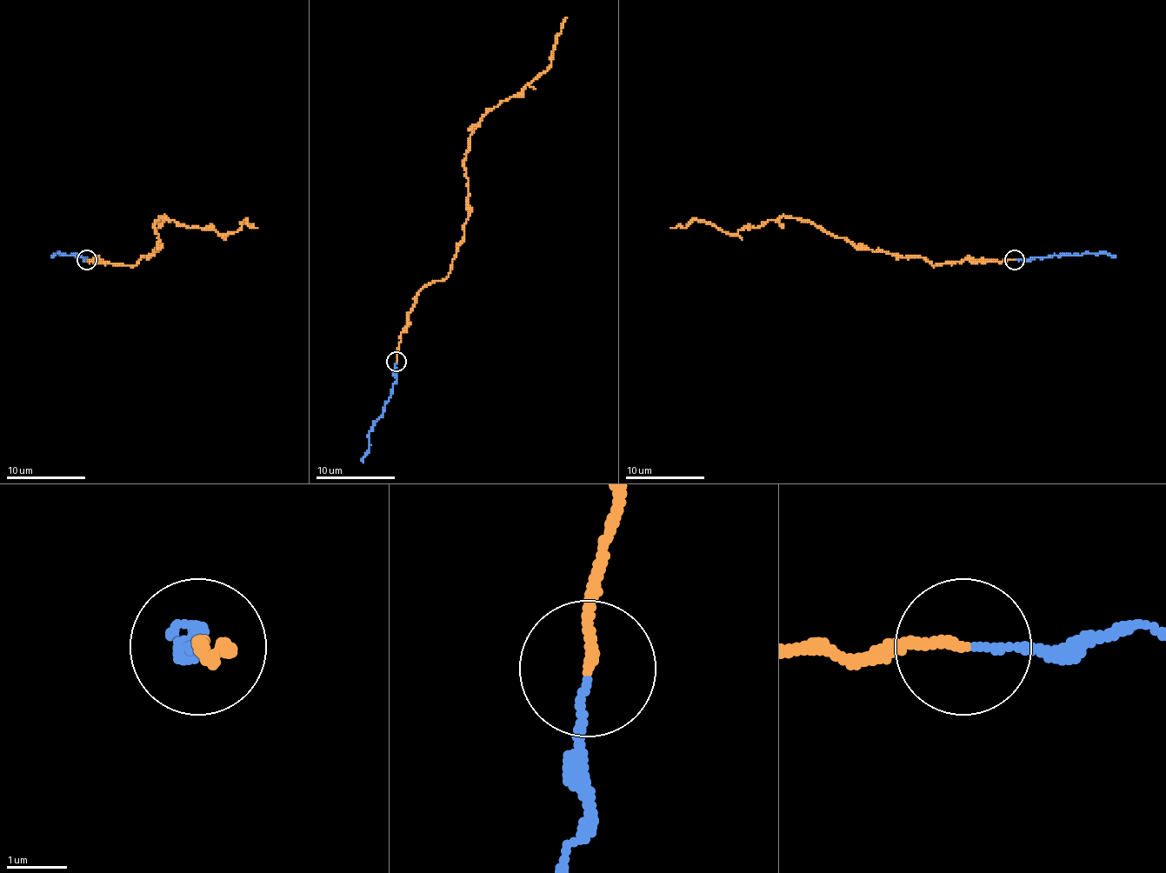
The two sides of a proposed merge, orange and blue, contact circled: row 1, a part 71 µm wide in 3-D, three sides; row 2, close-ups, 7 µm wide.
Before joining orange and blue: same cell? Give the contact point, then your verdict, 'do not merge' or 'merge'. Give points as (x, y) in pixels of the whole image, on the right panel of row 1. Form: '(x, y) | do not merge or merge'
(1014, 260) | merge

